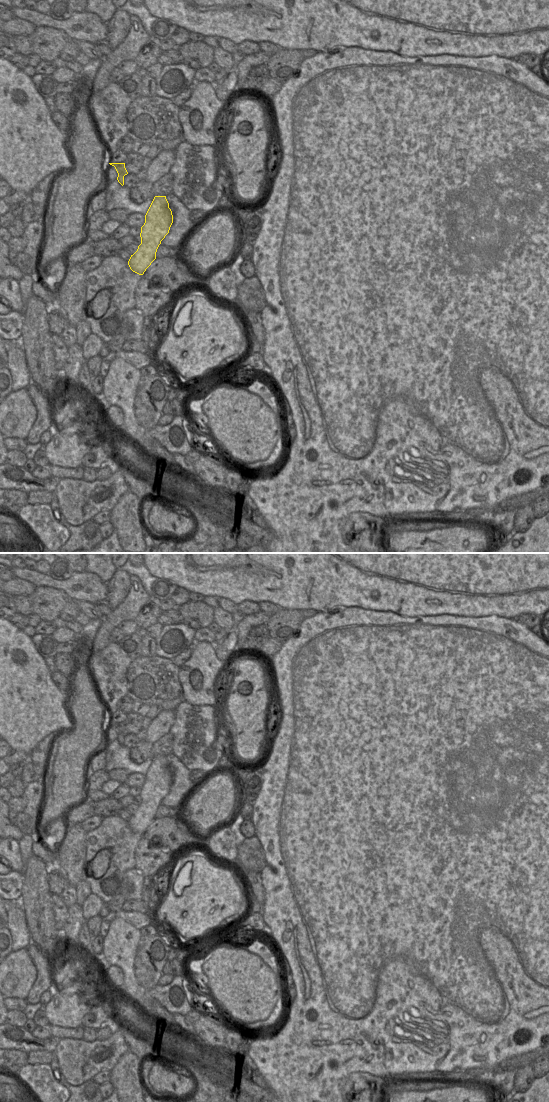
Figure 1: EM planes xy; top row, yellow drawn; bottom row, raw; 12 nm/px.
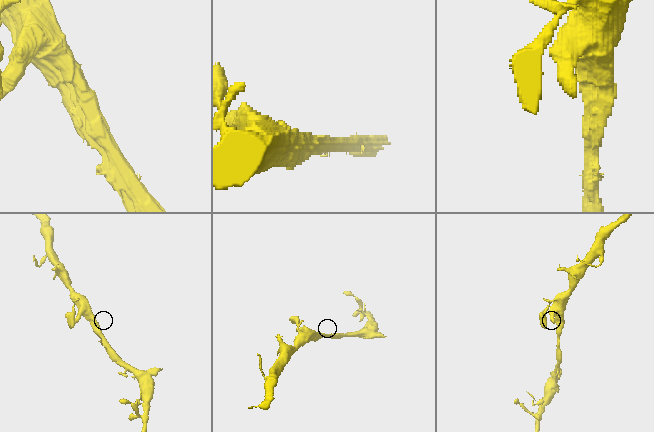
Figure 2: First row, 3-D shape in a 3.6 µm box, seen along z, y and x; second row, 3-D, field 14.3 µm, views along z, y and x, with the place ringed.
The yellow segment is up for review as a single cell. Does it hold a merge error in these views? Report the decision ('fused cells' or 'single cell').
single cell

